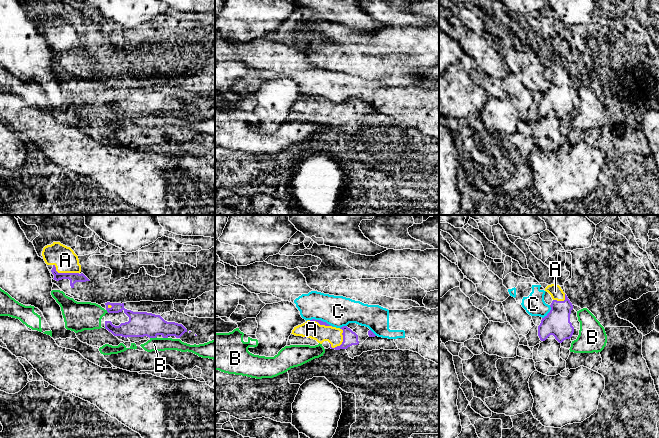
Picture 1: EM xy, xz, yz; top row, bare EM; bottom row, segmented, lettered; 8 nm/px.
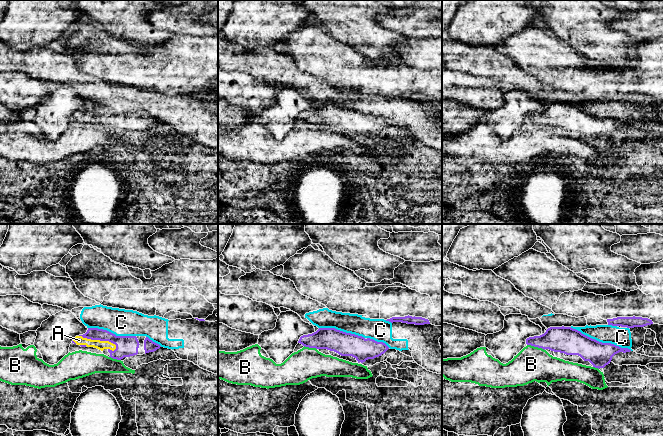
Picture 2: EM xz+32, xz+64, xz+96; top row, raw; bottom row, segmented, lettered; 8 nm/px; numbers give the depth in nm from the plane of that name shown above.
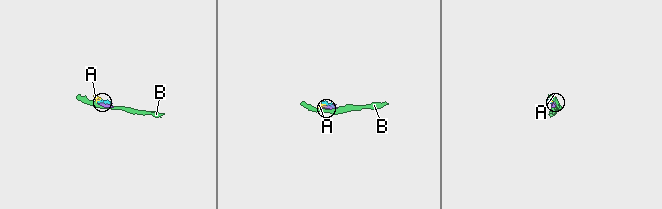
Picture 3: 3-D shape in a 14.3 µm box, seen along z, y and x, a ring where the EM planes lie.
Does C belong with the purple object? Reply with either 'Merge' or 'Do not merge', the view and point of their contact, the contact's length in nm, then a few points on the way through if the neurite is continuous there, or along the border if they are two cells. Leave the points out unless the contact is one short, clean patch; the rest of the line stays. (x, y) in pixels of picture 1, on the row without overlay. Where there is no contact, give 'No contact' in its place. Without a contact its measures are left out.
Do not merge. Touches purple at yz (549, 88). Shared border 130 nm

